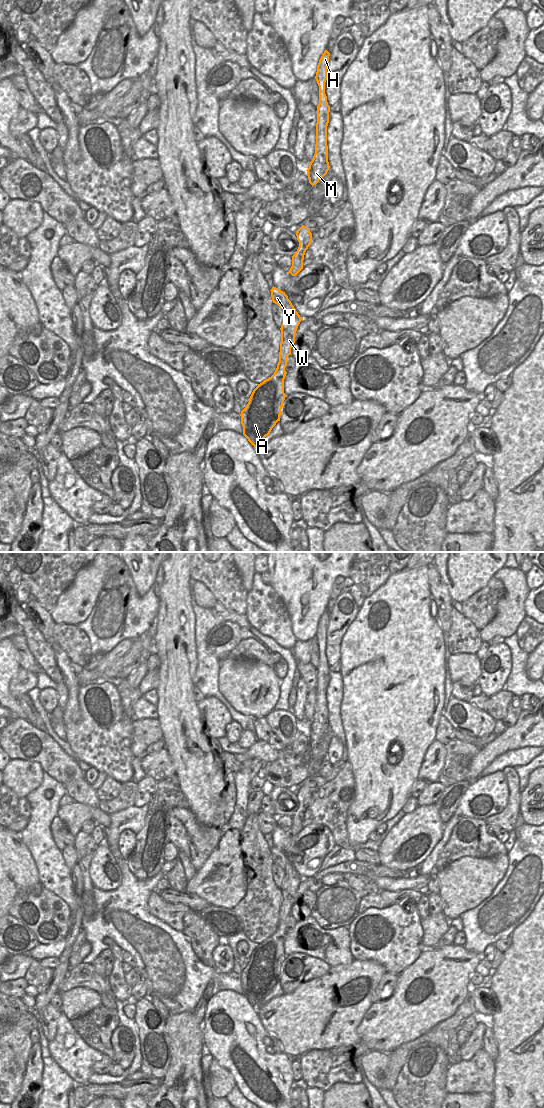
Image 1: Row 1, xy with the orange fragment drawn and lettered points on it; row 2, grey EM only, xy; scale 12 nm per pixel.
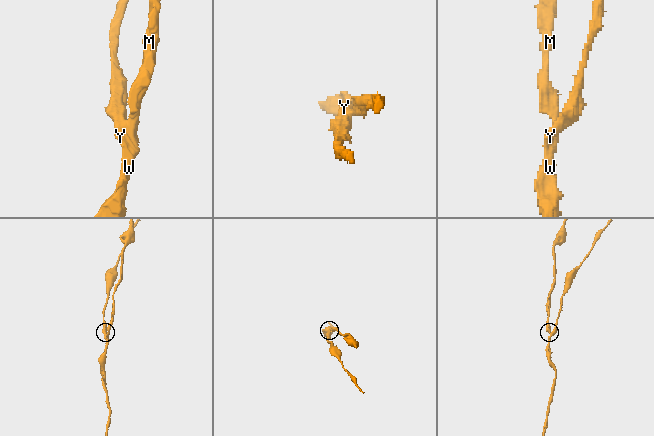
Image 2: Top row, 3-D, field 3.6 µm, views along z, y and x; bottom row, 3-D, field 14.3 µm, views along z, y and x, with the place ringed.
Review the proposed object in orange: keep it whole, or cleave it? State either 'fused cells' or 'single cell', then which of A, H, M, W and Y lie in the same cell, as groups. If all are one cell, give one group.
fused cells; groups A H M W / Y

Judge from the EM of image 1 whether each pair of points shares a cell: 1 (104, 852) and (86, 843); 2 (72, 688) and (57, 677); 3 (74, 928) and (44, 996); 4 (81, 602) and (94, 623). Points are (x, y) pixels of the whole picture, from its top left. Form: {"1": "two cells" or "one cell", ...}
{"1": "two cells", "2": "two cells", "3": "one cell", "4": "two cells"}

